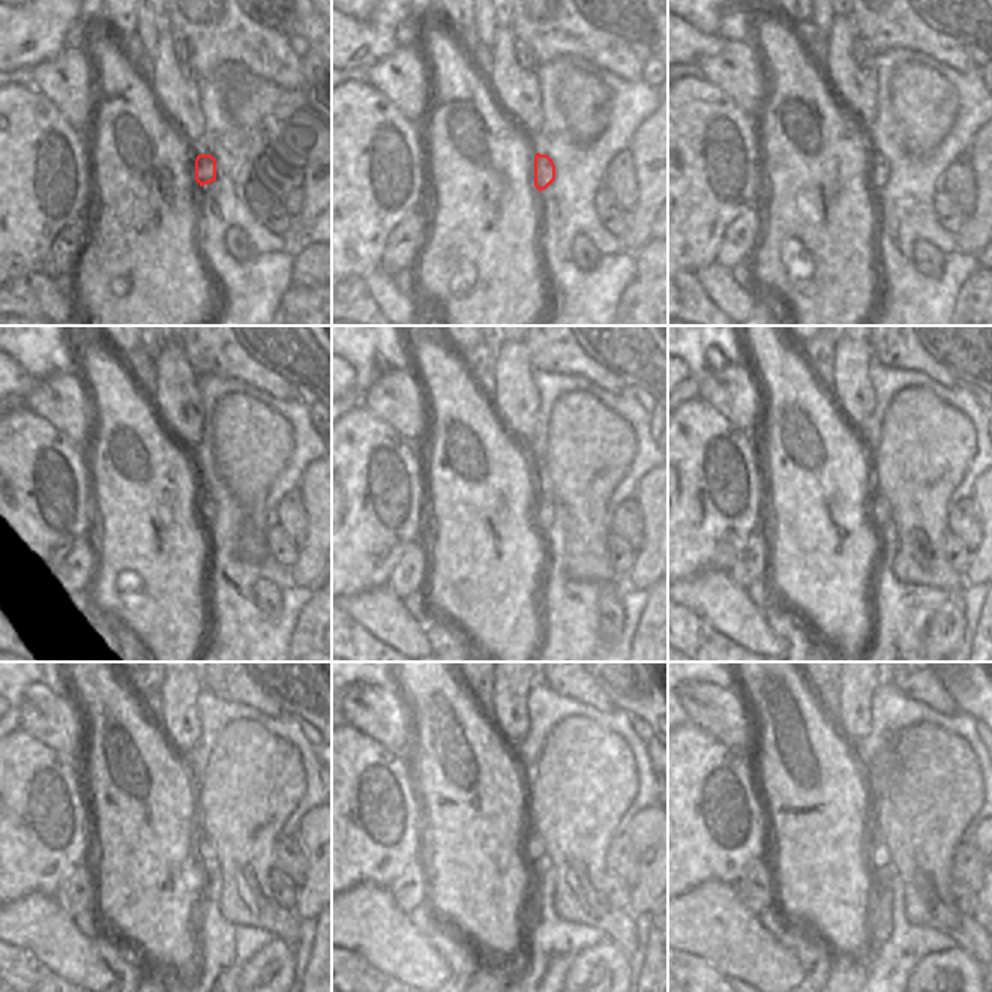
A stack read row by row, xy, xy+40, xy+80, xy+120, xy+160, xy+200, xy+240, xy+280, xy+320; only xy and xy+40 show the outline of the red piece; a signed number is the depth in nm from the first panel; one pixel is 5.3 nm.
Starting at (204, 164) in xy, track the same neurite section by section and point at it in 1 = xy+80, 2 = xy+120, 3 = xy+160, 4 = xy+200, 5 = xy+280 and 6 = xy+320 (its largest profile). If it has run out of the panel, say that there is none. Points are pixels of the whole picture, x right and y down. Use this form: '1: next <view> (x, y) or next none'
1: next xy+80 (878, 173)
2: next xy+120 (206, 506)
3: next xy+160 (545, 506)
4: next xy+200 (878, 511)
5: next xy+280 (536, 848)
6: next xy+320 (877, 857)

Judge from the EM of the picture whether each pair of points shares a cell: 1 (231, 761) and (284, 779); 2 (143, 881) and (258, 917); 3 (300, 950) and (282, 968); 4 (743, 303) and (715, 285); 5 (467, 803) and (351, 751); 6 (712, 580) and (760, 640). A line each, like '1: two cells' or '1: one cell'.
1: one cell
2: two cells
3: two cells
4: one cell
5: two cells
6: one cell

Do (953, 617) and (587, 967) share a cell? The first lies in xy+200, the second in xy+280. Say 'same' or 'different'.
same

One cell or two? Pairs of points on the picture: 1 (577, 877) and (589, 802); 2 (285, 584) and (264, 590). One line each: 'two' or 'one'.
1: one
2: two

